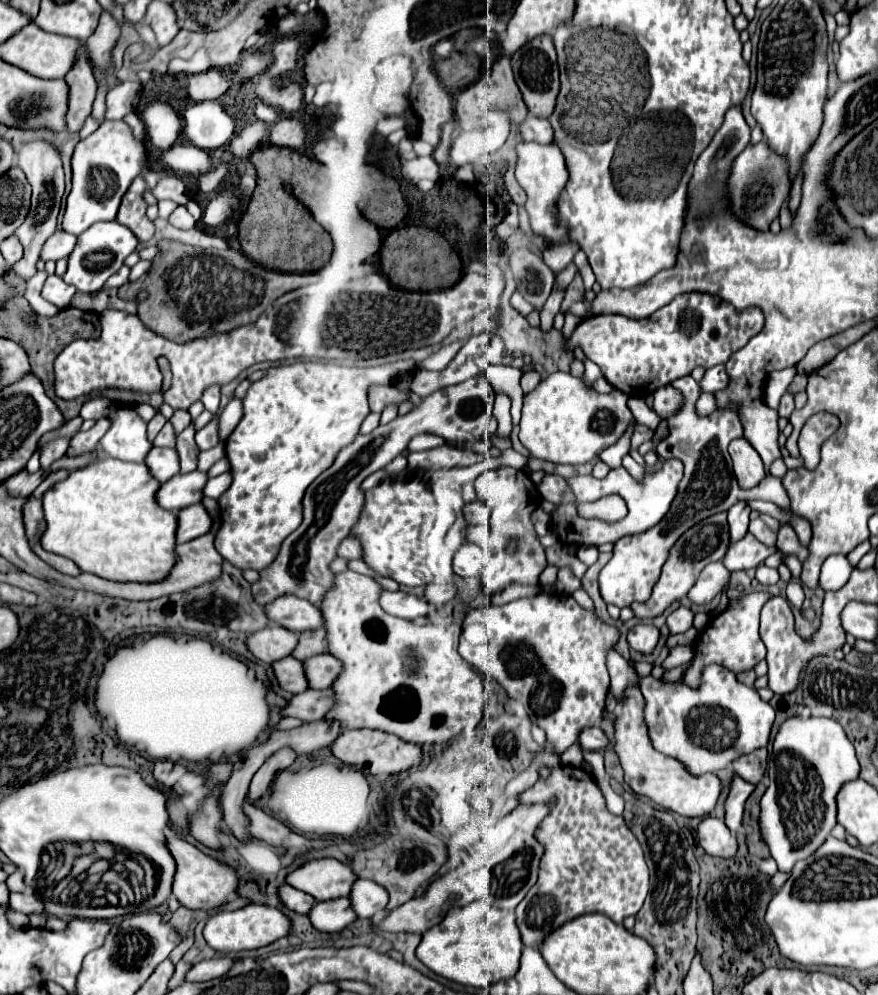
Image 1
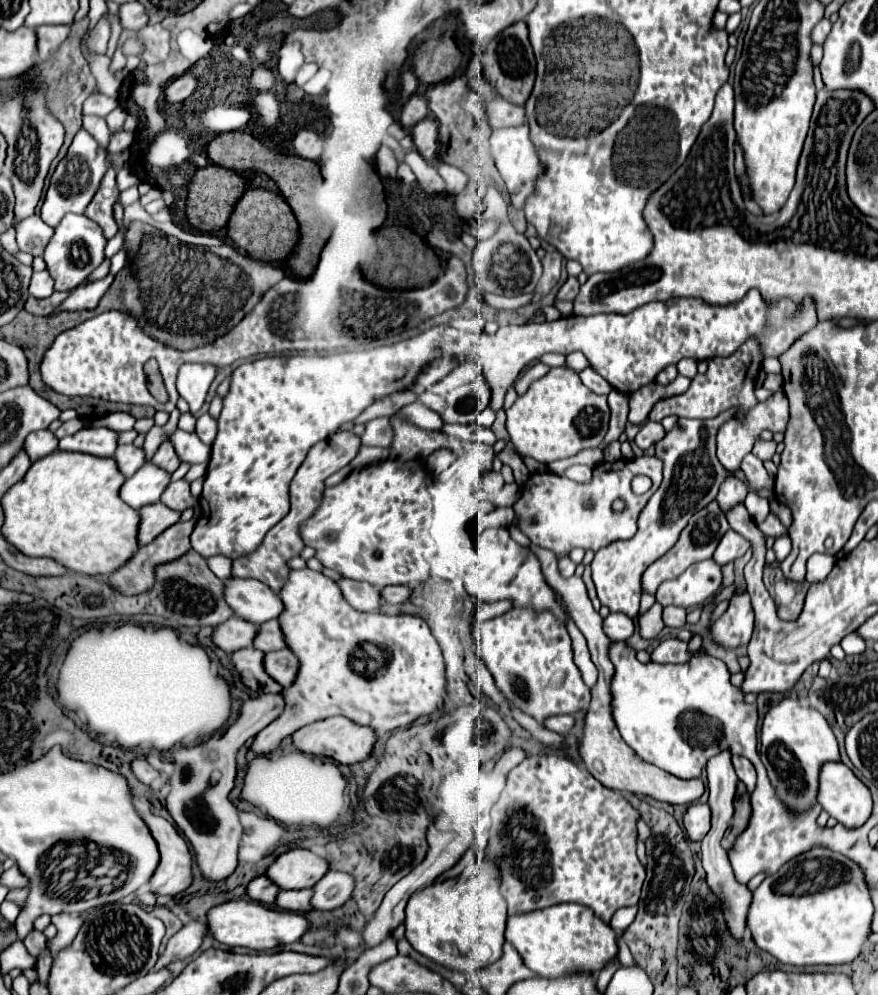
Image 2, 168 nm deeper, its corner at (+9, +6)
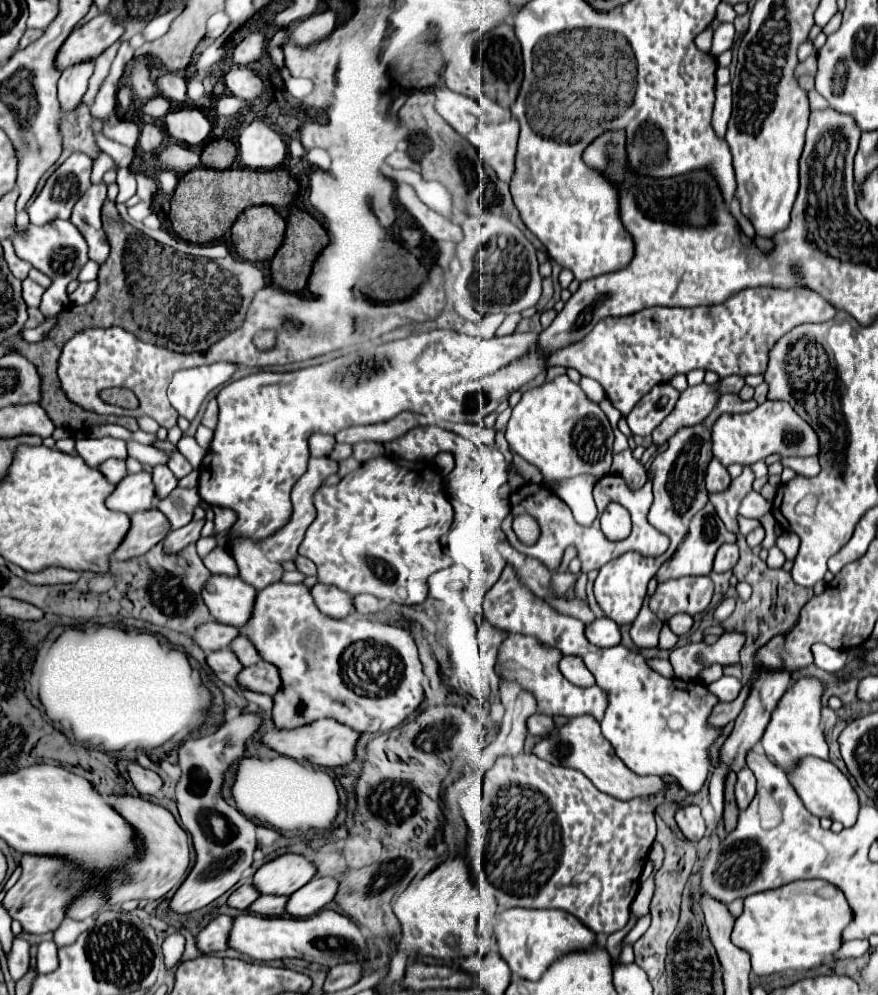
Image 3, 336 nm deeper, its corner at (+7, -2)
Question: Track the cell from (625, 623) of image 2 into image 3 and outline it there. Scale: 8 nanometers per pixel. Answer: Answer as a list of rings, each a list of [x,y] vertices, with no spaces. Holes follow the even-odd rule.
[[[600,617],[600,619],[594,619],[592,623],[588,623],[584,627],[584,635],[596,647],[614,647],[620,643],[620,629],[608,617]]]

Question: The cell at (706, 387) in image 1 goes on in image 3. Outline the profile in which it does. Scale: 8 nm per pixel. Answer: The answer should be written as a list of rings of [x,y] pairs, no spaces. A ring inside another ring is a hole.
[[[670,383],[656,385],[626,415],[630,431],[634,435],[640,435],[640,437],[650,435],[662,423],[662,419],[674,409],[678,395],[680,393]]]

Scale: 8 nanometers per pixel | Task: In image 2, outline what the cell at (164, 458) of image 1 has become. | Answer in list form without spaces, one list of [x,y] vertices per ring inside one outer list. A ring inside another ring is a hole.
[[[120,445],[114,453],[114,459],[126,477],[132,477],[146,463],[146,453],[136,445]]]

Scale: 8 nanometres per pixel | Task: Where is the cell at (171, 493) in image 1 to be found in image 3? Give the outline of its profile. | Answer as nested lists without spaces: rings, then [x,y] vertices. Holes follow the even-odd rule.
[[[140,471],[134,475],[126,475],[116,485],[116,489],[106,499],[106,507],[132,515],[144,509],[152,509],[154,497],[156,495],[154,495],[152,475],[146,471]]]

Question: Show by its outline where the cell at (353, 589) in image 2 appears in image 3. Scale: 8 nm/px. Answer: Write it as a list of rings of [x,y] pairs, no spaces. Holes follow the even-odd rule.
[[[316,583],[314,587],[310,587],[310,593],[314,597],[316,607],[328,617],[346,619],[352,613],[352,597],[332,585]]]

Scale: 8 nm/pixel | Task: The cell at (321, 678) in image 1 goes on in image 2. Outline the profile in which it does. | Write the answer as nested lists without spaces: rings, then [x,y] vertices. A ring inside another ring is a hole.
[[[290,649],[266,653],[266,671],[272,673],[272,677],[284,687],[296,681],[298,669],[300,669],[300,661],[294,653],[290,653]]]

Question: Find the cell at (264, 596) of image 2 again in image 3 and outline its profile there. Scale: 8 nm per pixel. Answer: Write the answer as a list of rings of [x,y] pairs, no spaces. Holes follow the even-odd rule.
[[[210,575],[202,589],[202,599],[216,621],[242,627],[252,613],[256,589],[238,577]]]

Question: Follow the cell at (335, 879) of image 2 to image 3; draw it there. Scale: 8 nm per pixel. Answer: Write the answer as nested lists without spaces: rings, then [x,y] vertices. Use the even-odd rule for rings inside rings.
[[[320,877],[308,881],[308,885],[300,887],[296,893],[288,897],[286,913],[292,917],[308,917],[316,915],[324,905],[328,905],[336,895],[338,883],[332,877]]]

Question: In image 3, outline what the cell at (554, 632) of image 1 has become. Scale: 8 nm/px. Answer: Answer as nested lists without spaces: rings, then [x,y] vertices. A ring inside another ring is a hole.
[[[510,633],[508,639],[498,649],[498,671],[508,681],[520,681],[524,689],[532,691],[540,711],[548,715],[562,715],[562,717],[578,717],[578,715],[592,715],[596,721],[602,721],[604,711],[608,707],[606,695],[598,685],[592,687],[576,687],[564,679],[558,669],[562,653],[548,645],[542,645],[532,635],[518,635]]]

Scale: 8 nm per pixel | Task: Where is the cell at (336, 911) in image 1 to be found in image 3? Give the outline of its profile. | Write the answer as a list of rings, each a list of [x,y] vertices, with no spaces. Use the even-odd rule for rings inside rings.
[[[260,895],[250,907],[248,911],[256,913],[256,915],[264,915],[264,917],[280,917],[284,915],[284,905],[286,905],[288,897],[276,897],[276,895]]]

